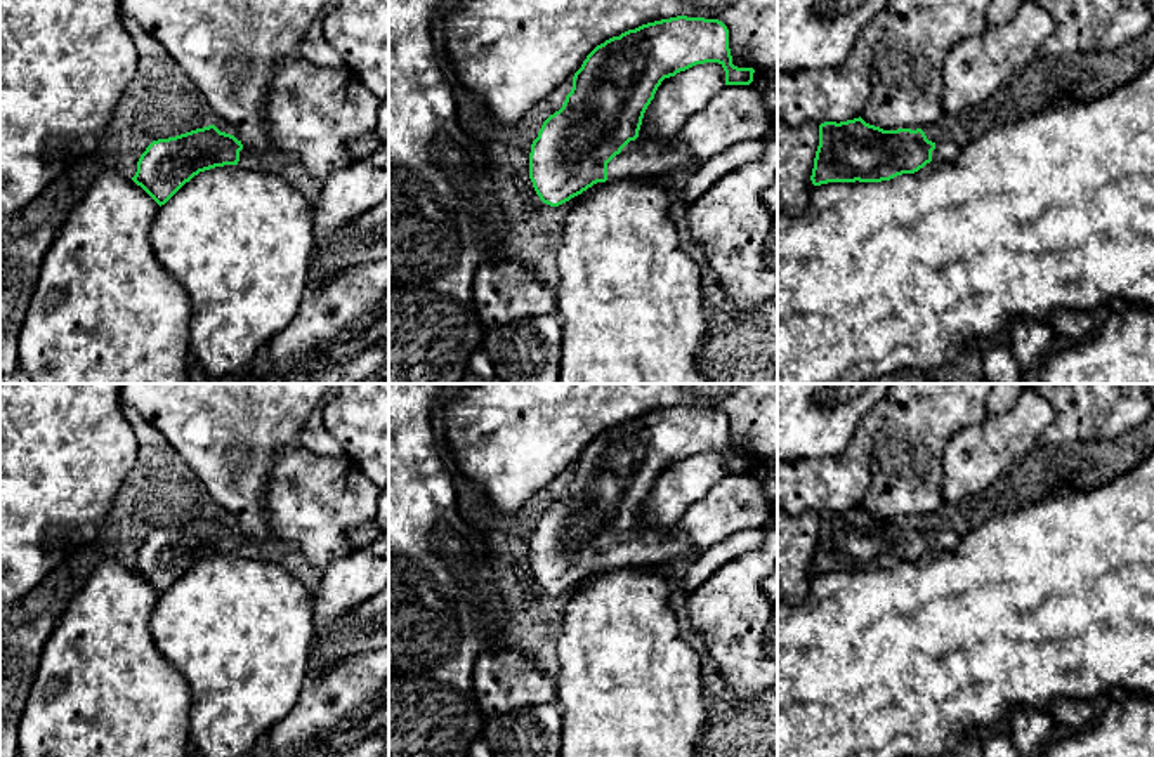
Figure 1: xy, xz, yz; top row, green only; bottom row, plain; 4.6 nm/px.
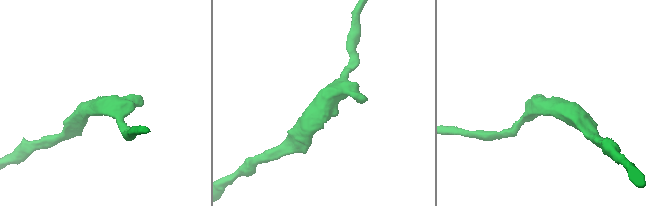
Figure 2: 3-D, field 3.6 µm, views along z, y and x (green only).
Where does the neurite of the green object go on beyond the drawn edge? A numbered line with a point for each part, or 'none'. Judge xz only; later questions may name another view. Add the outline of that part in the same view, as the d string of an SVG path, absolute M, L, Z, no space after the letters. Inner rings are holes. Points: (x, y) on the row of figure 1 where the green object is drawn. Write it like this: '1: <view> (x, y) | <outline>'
1: xz (639, 158) | M675 137L658 141L635 139L607 163L607 179L663 179L665 175L691 165L692 160L689 151L679 148Z

